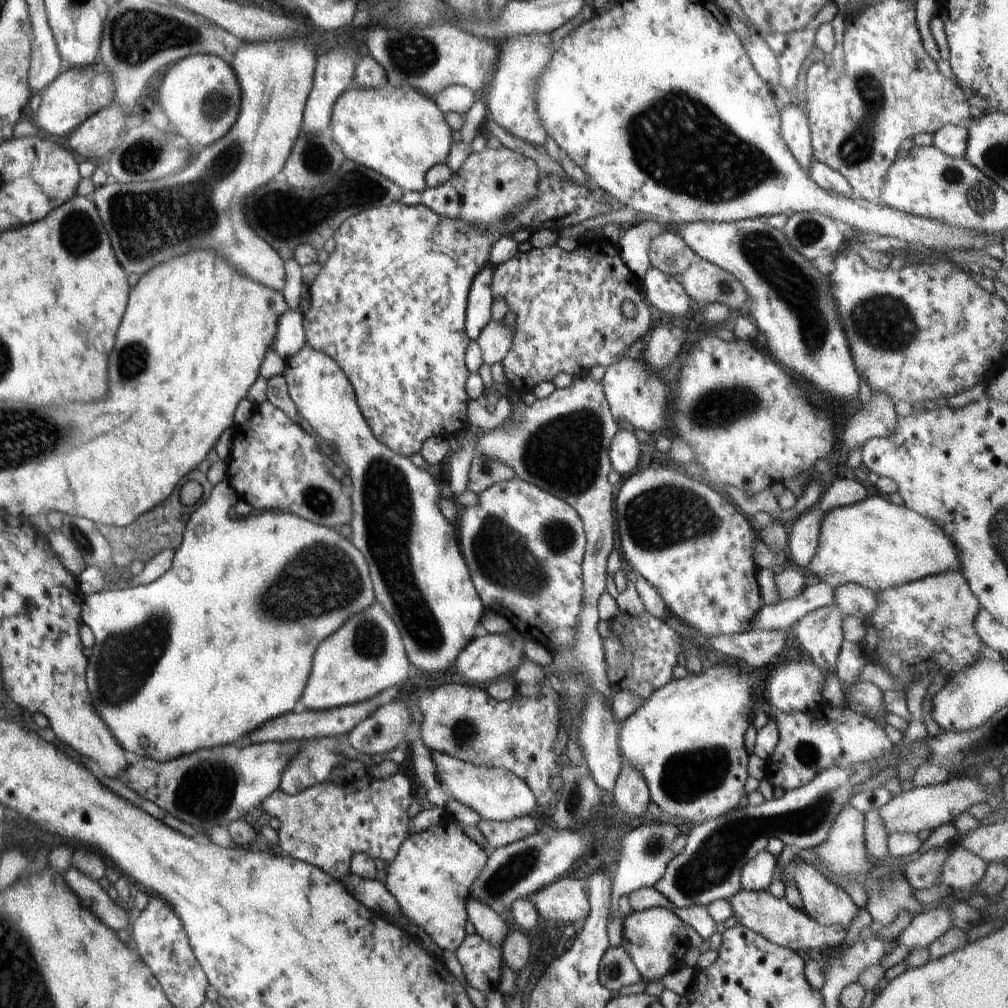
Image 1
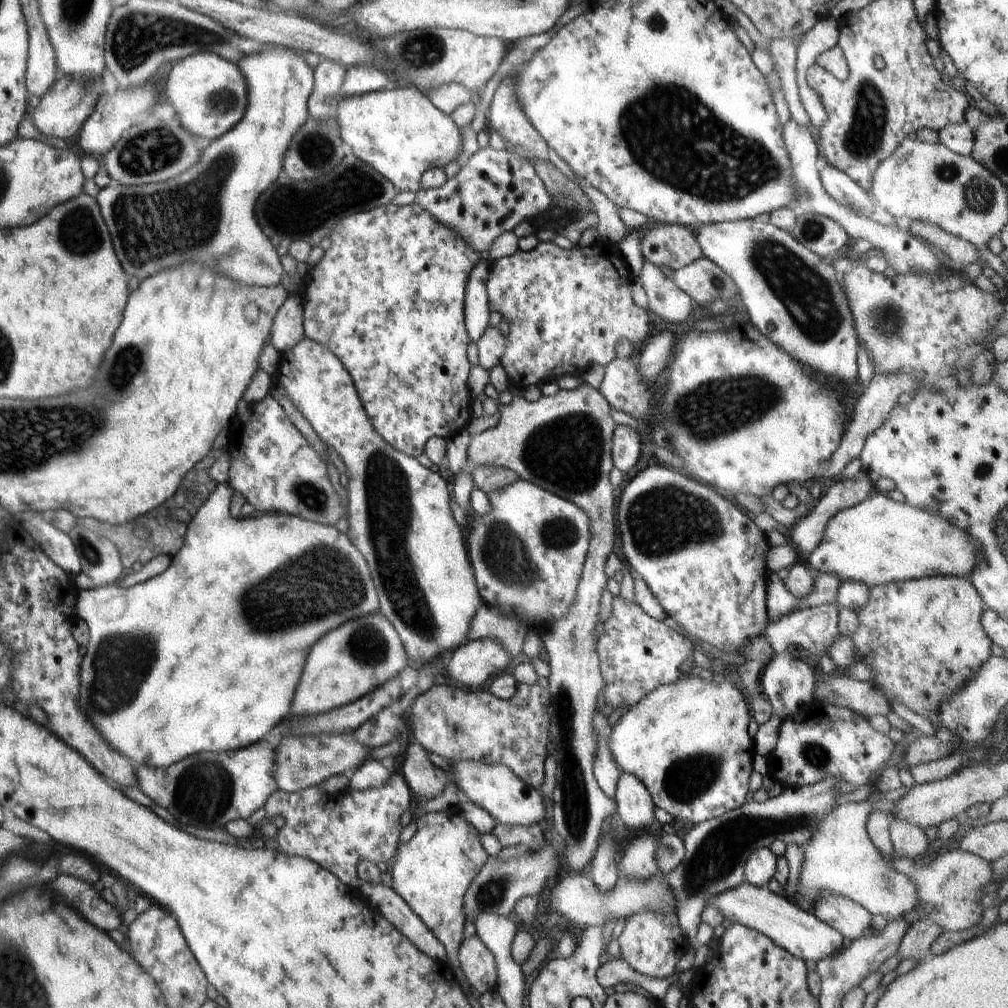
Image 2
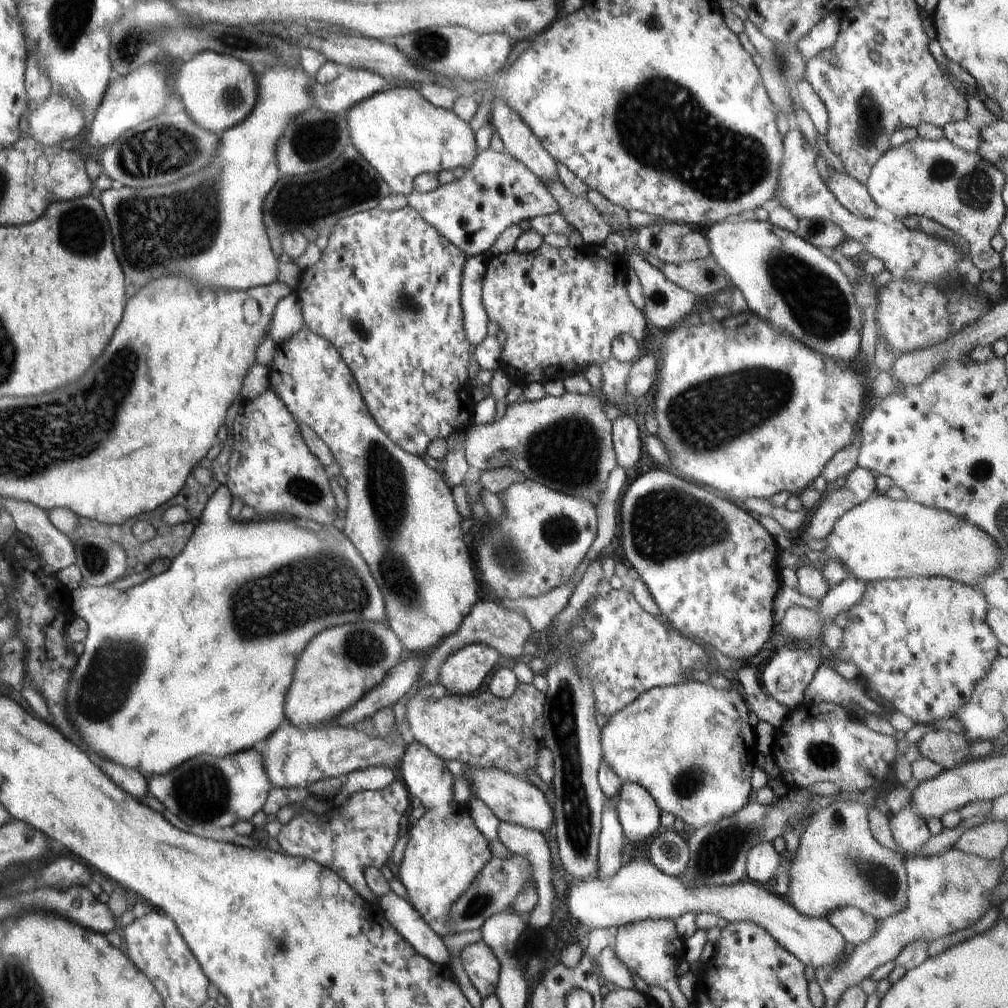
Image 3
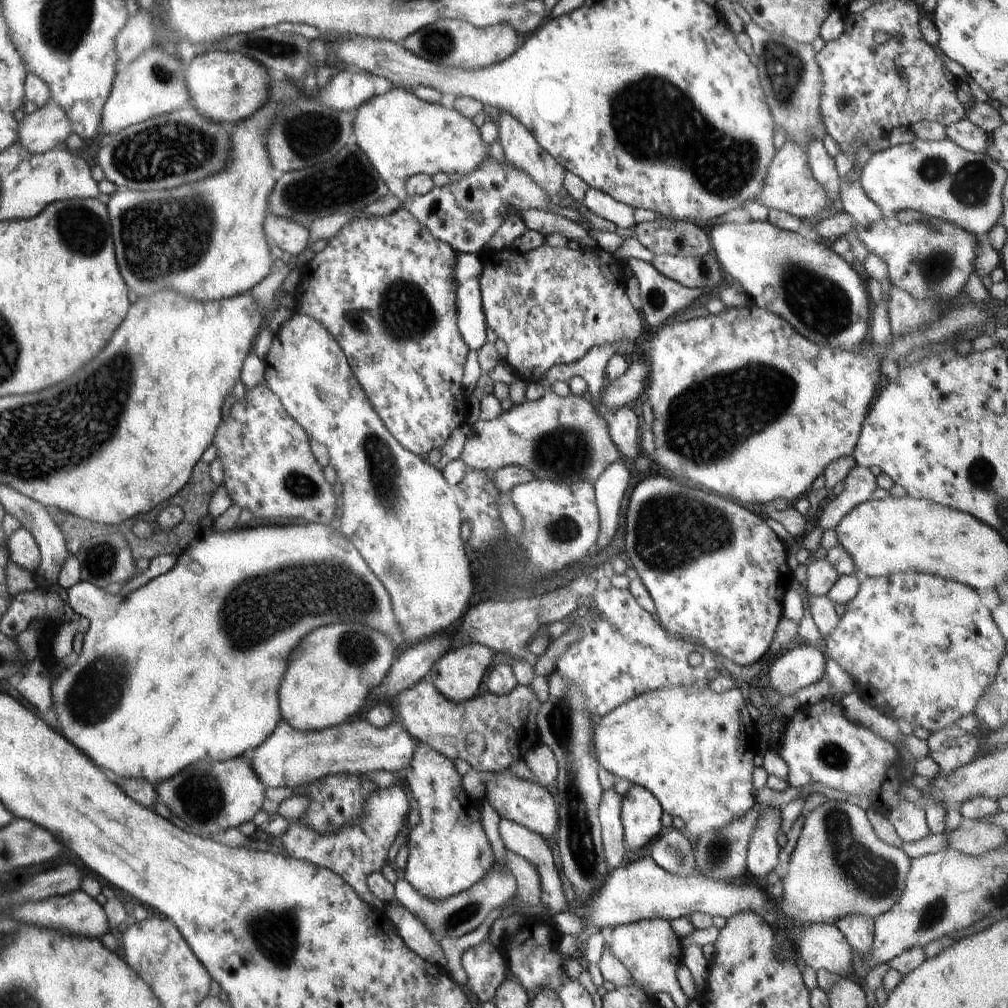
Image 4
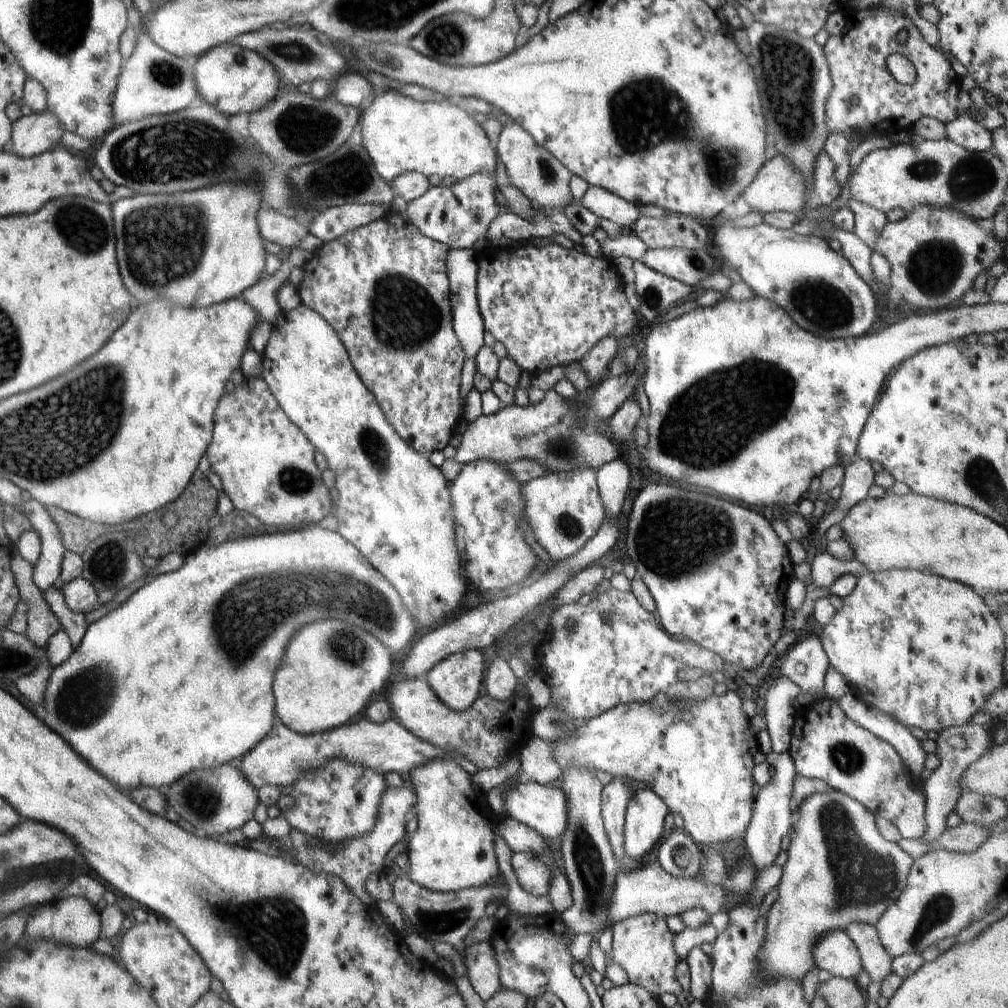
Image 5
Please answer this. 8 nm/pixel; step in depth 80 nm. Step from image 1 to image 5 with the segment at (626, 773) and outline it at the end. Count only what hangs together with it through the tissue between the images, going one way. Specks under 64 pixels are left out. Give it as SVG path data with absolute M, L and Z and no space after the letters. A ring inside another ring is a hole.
M652 790L634 792L626 812L623 834L625 856L636 861L647 856L662 838L664 820L669 813L664 800Z

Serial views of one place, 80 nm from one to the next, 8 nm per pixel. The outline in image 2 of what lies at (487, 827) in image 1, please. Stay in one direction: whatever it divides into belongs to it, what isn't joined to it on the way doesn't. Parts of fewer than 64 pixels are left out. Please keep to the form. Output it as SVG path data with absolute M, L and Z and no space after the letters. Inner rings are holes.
M496 822L492 835L500 842L502 849L522 845L530 852L538 852L546 844L542 831L541 826L537 824L509 826Z

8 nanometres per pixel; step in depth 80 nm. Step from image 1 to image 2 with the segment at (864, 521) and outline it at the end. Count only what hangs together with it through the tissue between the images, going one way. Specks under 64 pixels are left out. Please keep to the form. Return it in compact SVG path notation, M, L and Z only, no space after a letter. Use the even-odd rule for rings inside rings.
M884 493L870 495L864 502L830 518L822 541L818 548L808 554L806 565L816 568L820 573L836 574L841 582L852 580L868 588L934 576L960 576L968 579L976 566L976 554L980 554L982 550L978 540L950 524L946 518L930 514L924 508L915 508L906 502L895 502Z

